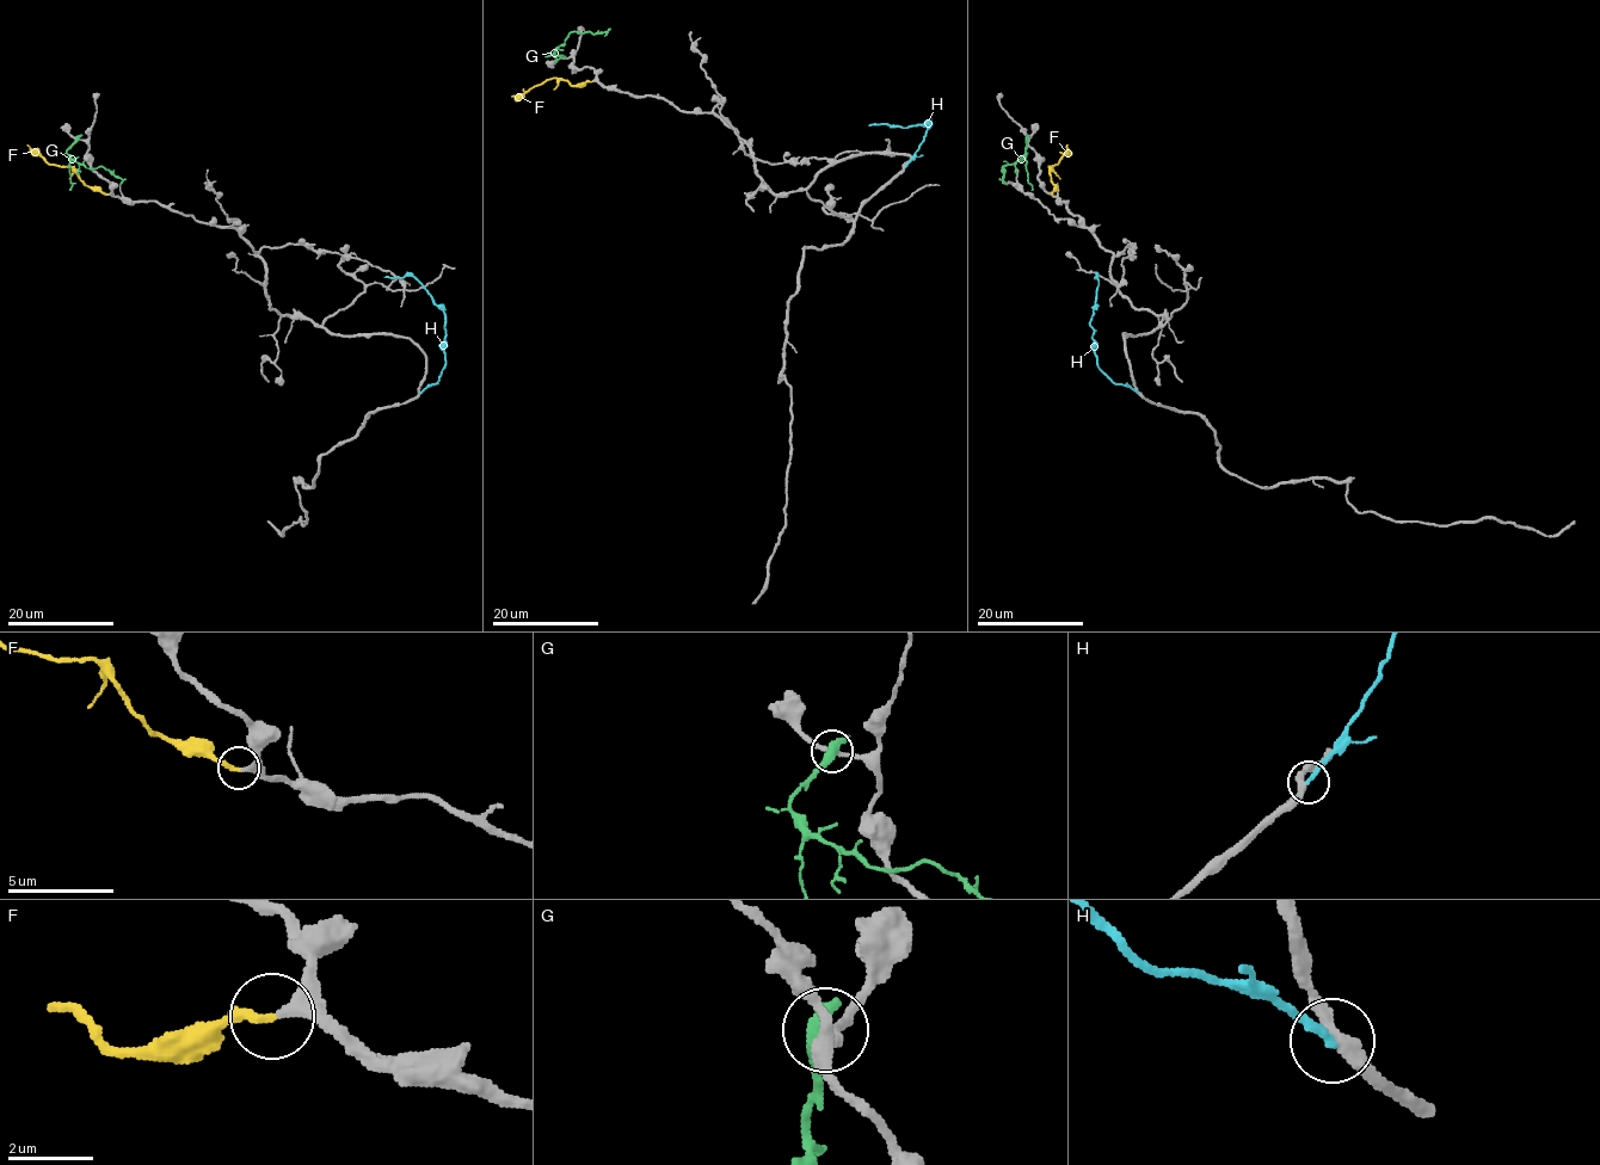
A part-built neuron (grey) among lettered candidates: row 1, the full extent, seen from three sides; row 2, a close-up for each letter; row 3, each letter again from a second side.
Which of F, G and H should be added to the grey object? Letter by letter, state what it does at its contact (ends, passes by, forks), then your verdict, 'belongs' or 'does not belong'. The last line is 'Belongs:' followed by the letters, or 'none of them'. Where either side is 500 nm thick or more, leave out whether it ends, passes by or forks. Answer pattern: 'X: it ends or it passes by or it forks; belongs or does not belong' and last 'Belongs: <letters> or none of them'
F: it ends; belongs
G: does not belong
H: it ends; does not belong
Belongs: F

